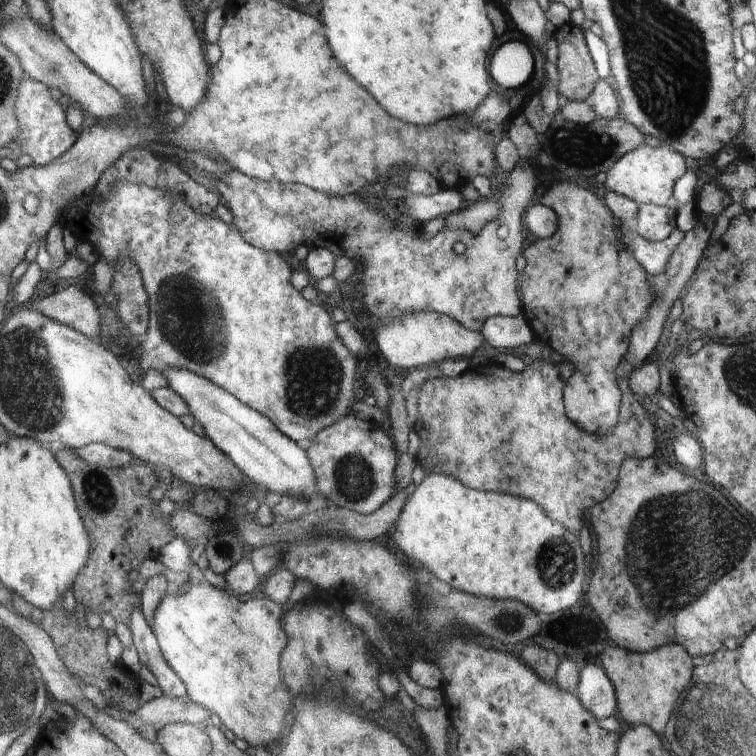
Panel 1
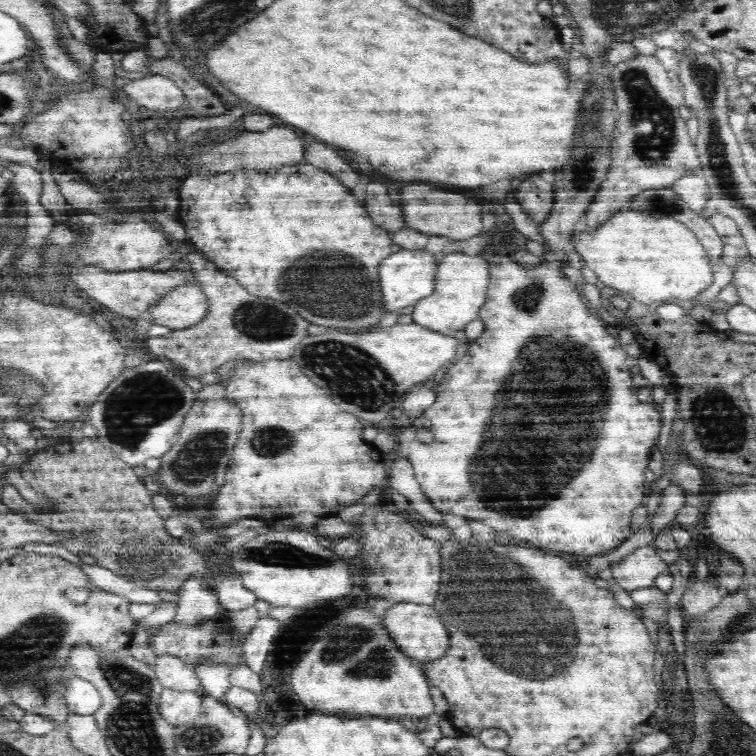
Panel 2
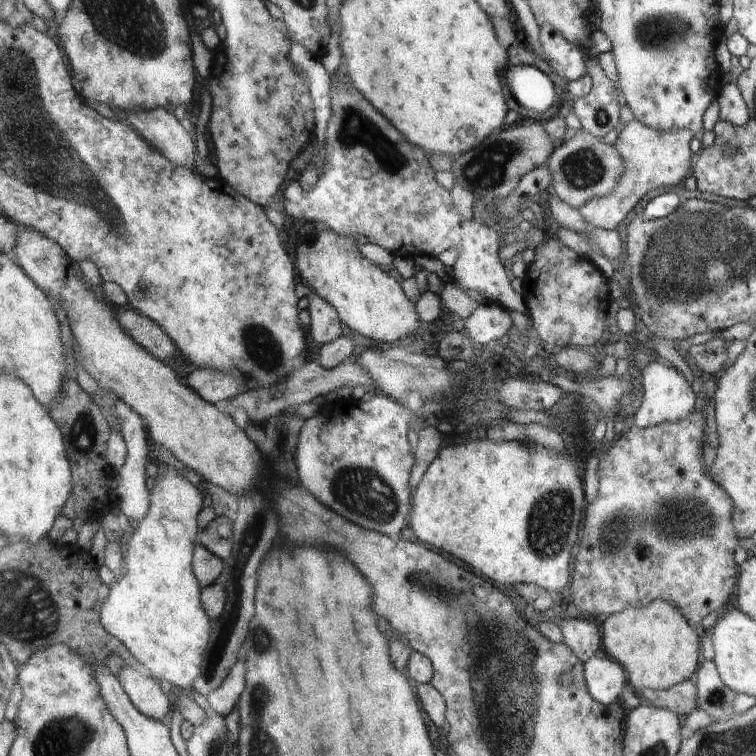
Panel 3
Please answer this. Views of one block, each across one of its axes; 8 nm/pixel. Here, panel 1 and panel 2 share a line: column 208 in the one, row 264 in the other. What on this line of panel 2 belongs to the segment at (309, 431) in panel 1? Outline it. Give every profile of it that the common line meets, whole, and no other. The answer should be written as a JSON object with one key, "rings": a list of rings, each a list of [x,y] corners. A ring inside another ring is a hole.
{"rings":[[[302,161],[297,165],[282,166],[274,170],[264,170],[264,174],[250,174],[250,172],[232,172],[222,174],[206,174],[206,178],[184,178],[180,186],[180,212],[178,220],[186,228],[188,240],[192,242],[190,248],[198,251],[220,270],[225,271],[254,296],[271,298],[278,302],[284,302],[291,306],[298,315],[302,316],[308,323],[328,328],[341,328],[342,330],[360,330],[378,326],[382,318],[386,316],[380,308],[379,276],[378,266],[386,254],[392,255],[390,247],[393,245],[390,232],[372,224],[368,212],[360,201],[356,200],[346,186],[342,186],[334,176],[314,168],[311,164]]]}

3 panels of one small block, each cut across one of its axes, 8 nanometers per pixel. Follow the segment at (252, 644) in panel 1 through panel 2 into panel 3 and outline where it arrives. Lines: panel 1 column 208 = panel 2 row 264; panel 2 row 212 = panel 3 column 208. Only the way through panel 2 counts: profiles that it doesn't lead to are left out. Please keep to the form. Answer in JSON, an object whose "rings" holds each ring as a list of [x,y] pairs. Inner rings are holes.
{"rings":[[[168,468],[168,470],[164,470],[164,474],[162,474],[162,470],[158,470],[156,476],[152,479],[151,490],[149,492],[149,508],[148,514],[146,514],[146,518],[144,520],[140,520],[140,522],[136,522],[133,524],[132,535],[129,537],[127,541],[127,553],[123,559],[123,568],[126,569],[126,573],[121,576],[121,578],[117,580],[113,580],[110,584],[110,591],[108,592],[108,596],[106,596],[106,602],[104,602],[102,613],[99,615],[99,619],[102,621],[102,626],[107,628],[107,631],[110,631],[112,635],[115,636],[116,639],[120,640],[123,646],[126,646],[129,652],[134,656],[134,659],[137,661],[139,668],[146,672],[150,677],[152,677],[157,682],[169,682],[174,685],[176,690],[190,690],[191,687],[195,683],[195,679],[199,677],[202,673],[202,665],[203,665],[203,654],[204,648],[208,646],[208,642],[210,642],[210,632],[212,632],[212,622],[210,622],[210,618],[208,618],[208,614],[204,612],[204,608],[202,608],[202,602],[200,602],[200,584],[199,580],[194,576],[194,538],[196,538],[196,516],[200,514],[200,510],[202,510],[202,504],[204,504],[204,500],[202,500],[202,496],[200,496],[200,492],[188,482],[188,480],[184,480],[184,478],[180,478],[178,476],[178,472],[174,470],[174,468]]]}

